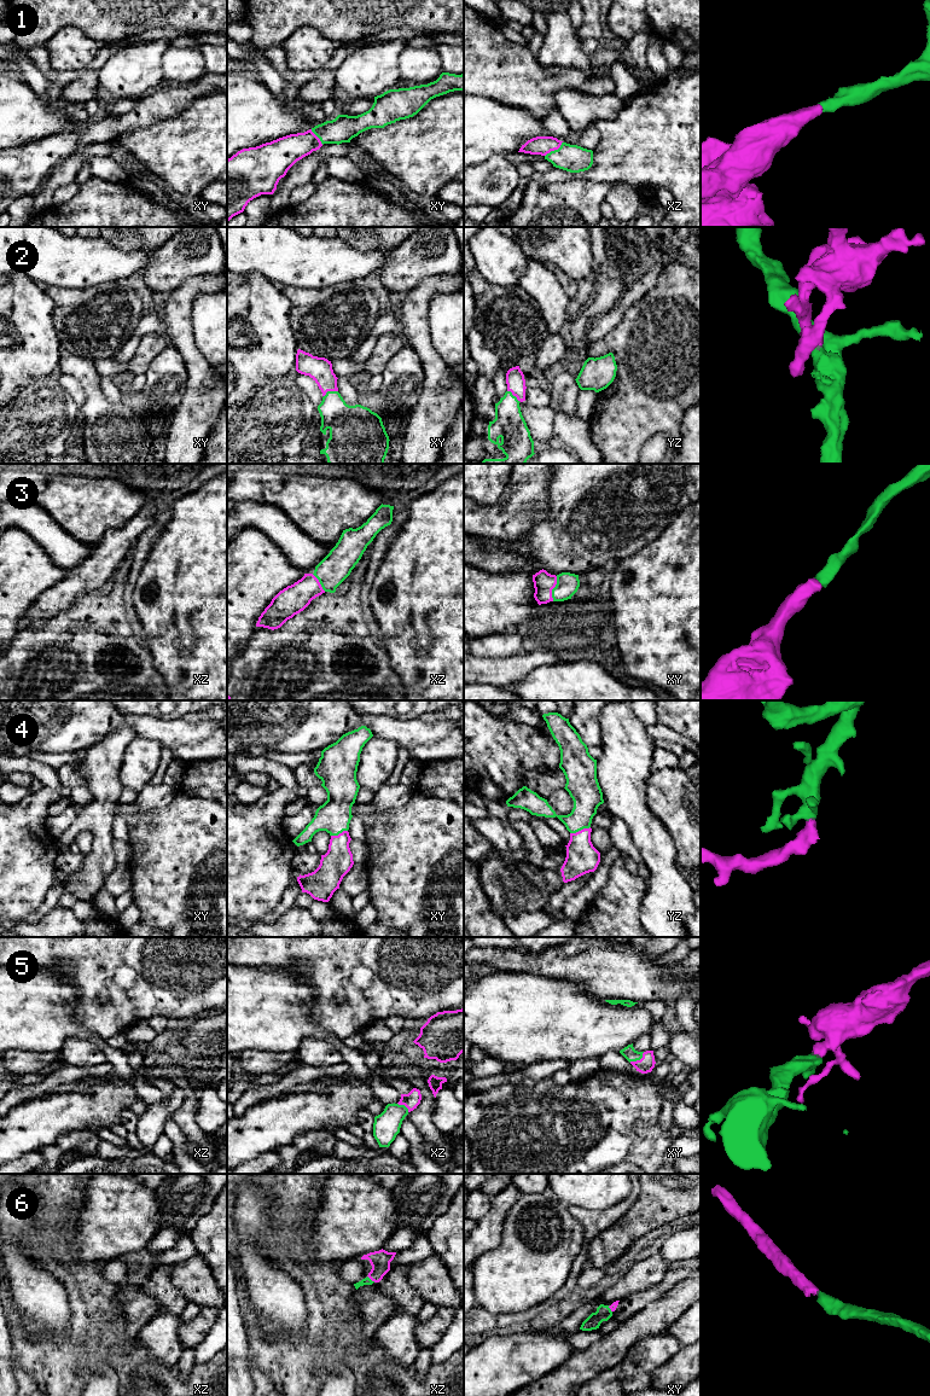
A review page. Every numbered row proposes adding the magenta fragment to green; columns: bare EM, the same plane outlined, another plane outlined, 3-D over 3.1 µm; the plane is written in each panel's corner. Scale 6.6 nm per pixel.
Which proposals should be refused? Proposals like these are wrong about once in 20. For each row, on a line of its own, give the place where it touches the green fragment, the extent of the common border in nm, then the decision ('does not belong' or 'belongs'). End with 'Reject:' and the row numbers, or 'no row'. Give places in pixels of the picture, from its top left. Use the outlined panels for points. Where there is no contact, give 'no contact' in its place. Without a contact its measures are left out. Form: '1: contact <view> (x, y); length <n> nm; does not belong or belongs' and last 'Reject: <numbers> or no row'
1: contact xz (554, 150); length 160 nm; belongs
2: contact xy (330, 391); length 100 nm; belongs
3: contact xy (553, 588); length 170 nm; belongs
4: contact yz (580, 830); length 140 nm; belongs
5: contact xy (638, 1059); length 120 nm; belongs
6: contact xz (370, 1279); length 70 nm; belongs
Reject: no row

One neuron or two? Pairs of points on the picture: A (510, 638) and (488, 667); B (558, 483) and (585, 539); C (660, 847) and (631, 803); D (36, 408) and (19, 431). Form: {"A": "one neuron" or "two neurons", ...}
{"A": "two neurons", "B": "one neuron", "C": "one neuron", "D": "one neuron"}

